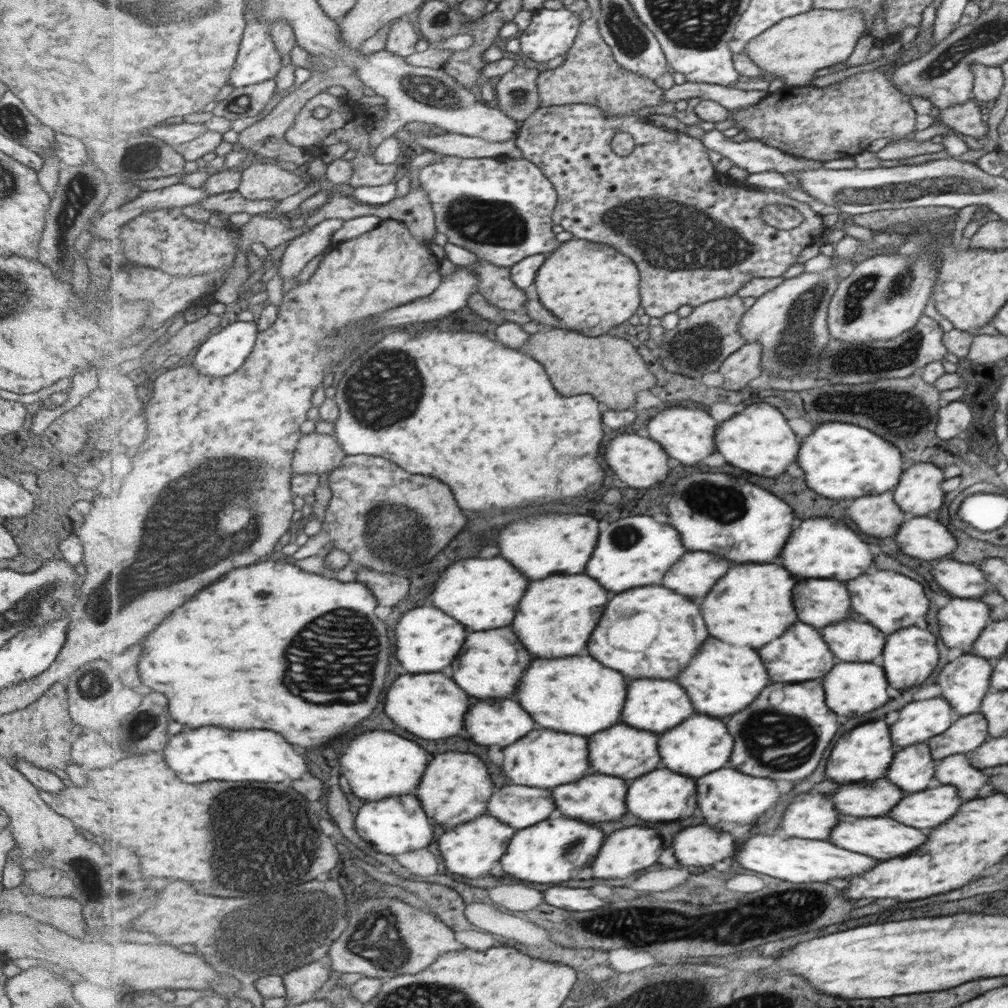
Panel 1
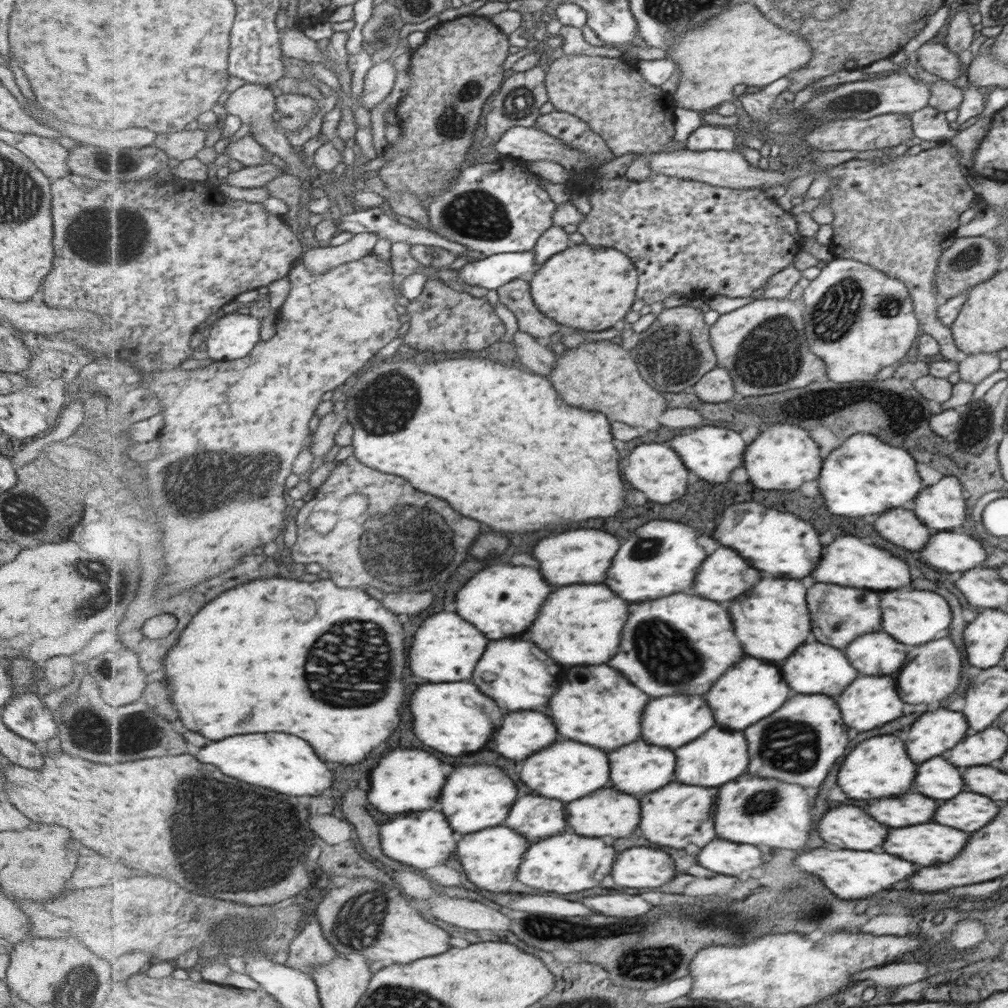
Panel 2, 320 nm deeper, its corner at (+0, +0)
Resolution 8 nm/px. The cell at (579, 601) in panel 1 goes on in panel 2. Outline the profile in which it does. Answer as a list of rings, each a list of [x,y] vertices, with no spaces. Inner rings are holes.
[[[579,584],[565,586],[551,594],[541,610],[533,630],[529,630],[531,640],[545,650],[551,658],[561,664],[583,666],[583,664],[607,664],[621,646],[621,634],[629,618],[629,602],[619,598],[605,584]]]

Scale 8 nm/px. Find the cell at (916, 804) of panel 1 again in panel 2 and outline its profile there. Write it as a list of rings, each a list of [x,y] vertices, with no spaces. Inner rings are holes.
[[[961,792],[957,798],[951,798],[937,808],[937,822],[953,826],[955,830],[975,832],[993,820],[1003,804],[1005,802],[993,802],[973,792]]]

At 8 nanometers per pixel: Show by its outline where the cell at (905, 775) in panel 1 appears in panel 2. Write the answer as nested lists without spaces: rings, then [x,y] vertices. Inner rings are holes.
[[[929,758],[929,762],[919,766],[921,770],[917,770],[917,786],[913,786],[909,792],[919,792],[933,800],[949,800],[963,790],[963,780],[957,768],[943,758]]]

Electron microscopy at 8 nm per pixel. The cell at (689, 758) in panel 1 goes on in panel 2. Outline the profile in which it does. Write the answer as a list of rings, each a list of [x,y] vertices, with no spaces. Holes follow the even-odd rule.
[[[713,728],[705,738],[699,738],[697,742],[691,742],[689,746],[683,746],[681,750],[675,750],[677,754],[677,780],[691,784],[691,786],[723,786],[749,768],[749,744],[747,738],[741,732],[725,732],[721,728]]]

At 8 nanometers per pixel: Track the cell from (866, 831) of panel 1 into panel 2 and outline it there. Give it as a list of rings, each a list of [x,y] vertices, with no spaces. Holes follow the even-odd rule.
[[[929,822],[891,830],[889,838],[885,838],[883,850],[889,850],[889,854],[897,854],[897,858],[905,858],[913,864],[933,866],[957,856],[967,838],[969,834],[961,830]]]

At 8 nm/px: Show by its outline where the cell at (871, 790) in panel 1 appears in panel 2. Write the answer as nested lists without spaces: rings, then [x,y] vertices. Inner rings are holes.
[[[905,794],[903,798],[885,798],[867,806],[867,812],[877,818],[877,822],[897,828],[931,822],[937,802],[921,794]]]

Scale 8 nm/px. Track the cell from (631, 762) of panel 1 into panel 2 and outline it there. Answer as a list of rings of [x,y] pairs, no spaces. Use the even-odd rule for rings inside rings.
[[[643,740],[629,746],[621,746],[621,750],[613,750],[609,758],[613,762],[613,784],[617,790],[627,794],[649,794],[667,786],[675,778],[675,766],[677,766],[675,752],[665,750],[661,746],[645,744]]]

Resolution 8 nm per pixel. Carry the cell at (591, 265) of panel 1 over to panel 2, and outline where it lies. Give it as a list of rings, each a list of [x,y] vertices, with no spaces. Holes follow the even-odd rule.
[[[587,242],[572,244],[530,278],[532,297],[543,314],[587,332],[603,332],[623,320],[638,298],[639,285],[640,271],[624,251]]]

